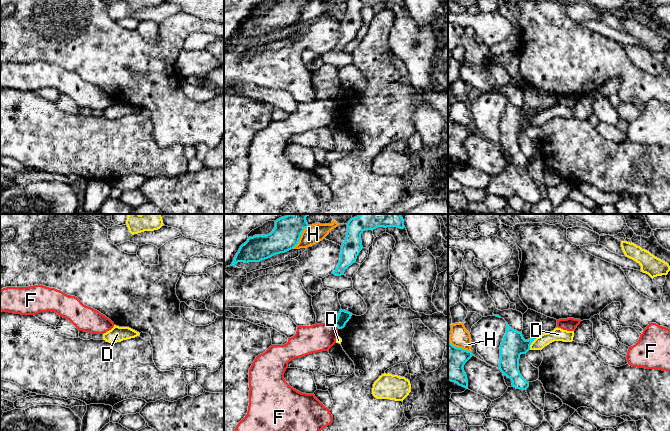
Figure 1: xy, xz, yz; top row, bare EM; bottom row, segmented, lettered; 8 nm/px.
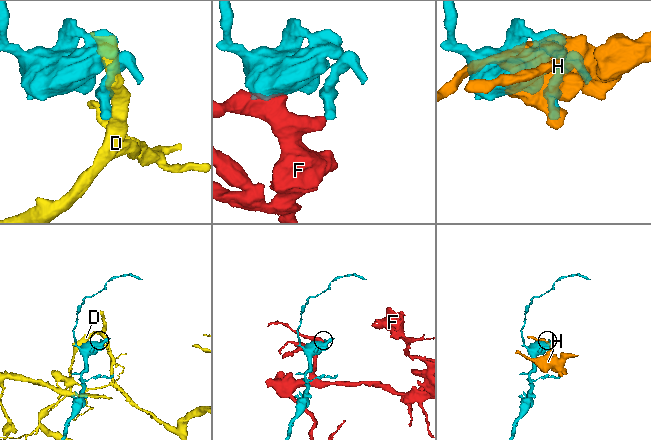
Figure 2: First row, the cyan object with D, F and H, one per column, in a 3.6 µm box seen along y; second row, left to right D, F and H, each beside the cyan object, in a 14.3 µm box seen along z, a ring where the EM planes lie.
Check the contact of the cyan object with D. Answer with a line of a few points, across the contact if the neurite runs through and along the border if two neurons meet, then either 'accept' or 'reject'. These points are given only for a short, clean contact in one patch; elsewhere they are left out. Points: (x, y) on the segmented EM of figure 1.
yz (541, 334), (531, 343), (529, 349) | reject

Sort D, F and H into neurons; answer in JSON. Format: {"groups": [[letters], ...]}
{"groups": [["D"], ["F"], ["H"]]}

